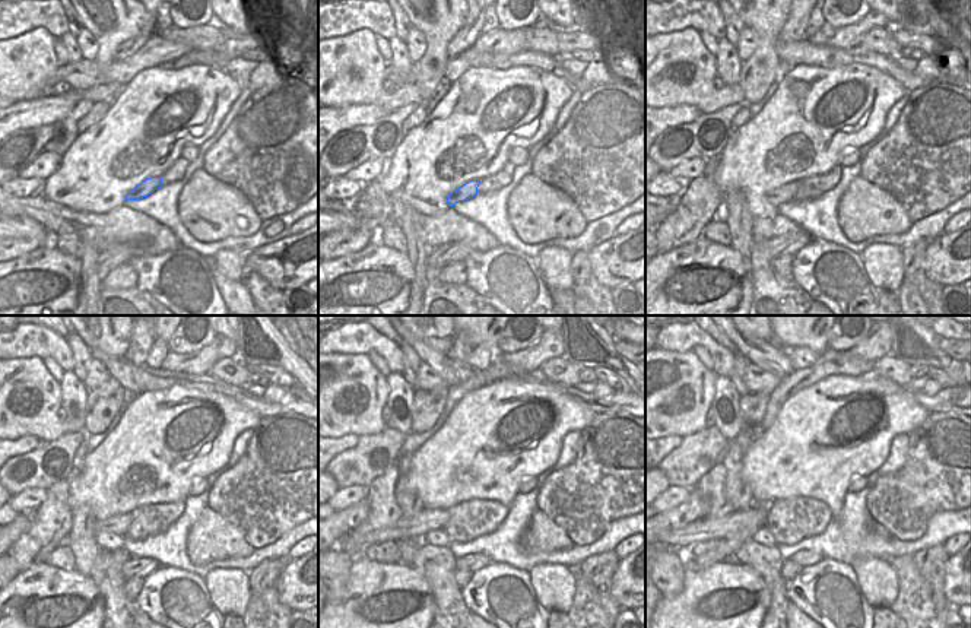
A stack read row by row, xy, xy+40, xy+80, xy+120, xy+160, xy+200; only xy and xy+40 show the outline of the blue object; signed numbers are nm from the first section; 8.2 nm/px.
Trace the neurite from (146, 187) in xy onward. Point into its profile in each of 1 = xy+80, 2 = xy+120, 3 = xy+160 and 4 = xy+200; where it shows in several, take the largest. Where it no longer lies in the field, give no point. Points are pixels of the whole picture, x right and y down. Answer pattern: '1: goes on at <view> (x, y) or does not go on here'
1: goes on at xy+80 (786, 193)
2: goes on at xy+120 (119, 525)
3: goes on at xy+160 (428, 520)
4: goes on at xy+200 (705, 529)

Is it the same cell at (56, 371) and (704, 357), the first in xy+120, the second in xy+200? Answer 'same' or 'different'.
same

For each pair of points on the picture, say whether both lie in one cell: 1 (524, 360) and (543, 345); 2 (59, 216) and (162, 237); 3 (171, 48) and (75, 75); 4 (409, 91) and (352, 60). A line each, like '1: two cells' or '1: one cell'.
1: one cell
2: one cell
3: one cell
4: one cell

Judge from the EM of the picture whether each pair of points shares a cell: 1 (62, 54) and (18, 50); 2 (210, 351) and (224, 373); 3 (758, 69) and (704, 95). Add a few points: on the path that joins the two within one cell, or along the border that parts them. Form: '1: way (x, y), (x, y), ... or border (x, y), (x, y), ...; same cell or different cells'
1: border (54, 38), (54, 56), (59, 66); different cells
2: border (235, 355), (221, 358), (208, 371); different cells
3: border (739, 83), (745, 102); different cells

